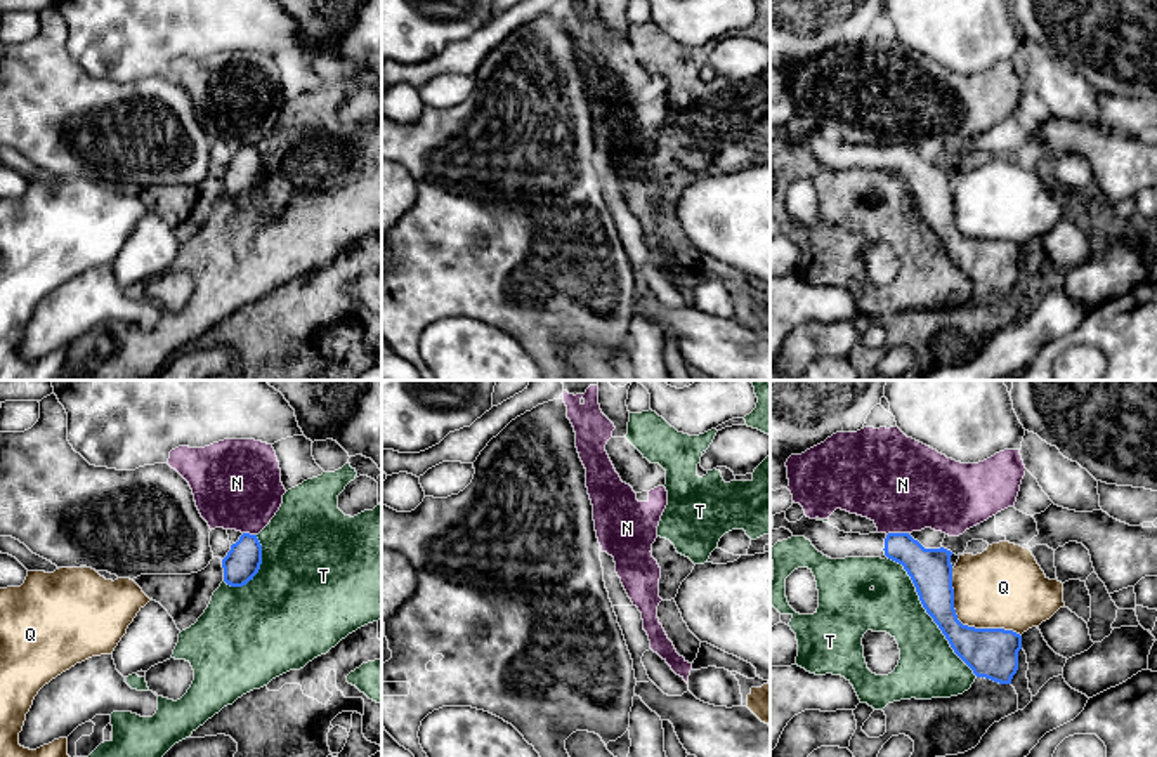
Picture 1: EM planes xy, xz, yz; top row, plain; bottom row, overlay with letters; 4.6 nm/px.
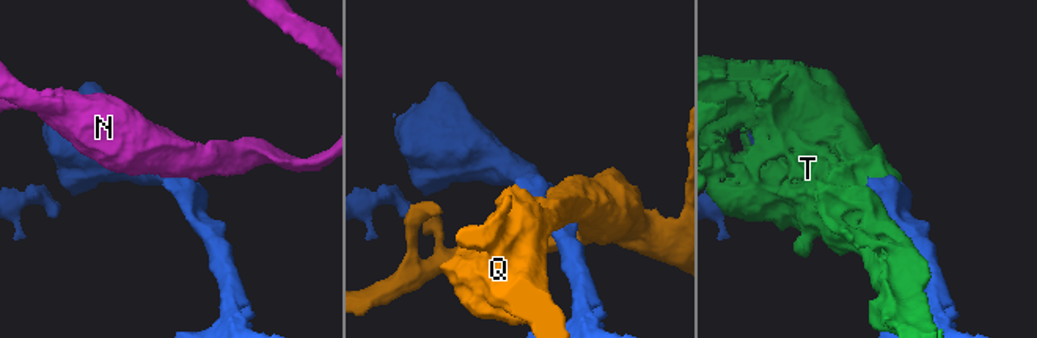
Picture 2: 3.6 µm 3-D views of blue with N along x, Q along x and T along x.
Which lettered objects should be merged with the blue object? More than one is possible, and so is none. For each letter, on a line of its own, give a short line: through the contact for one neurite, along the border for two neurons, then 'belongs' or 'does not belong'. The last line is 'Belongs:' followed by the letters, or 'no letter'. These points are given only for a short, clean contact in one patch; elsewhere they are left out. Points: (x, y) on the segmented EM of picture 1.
N: line yz (930, 570), (897, 533), (902, 485); belongs
Q: does not belong
T: does not belong
Belongs: N

